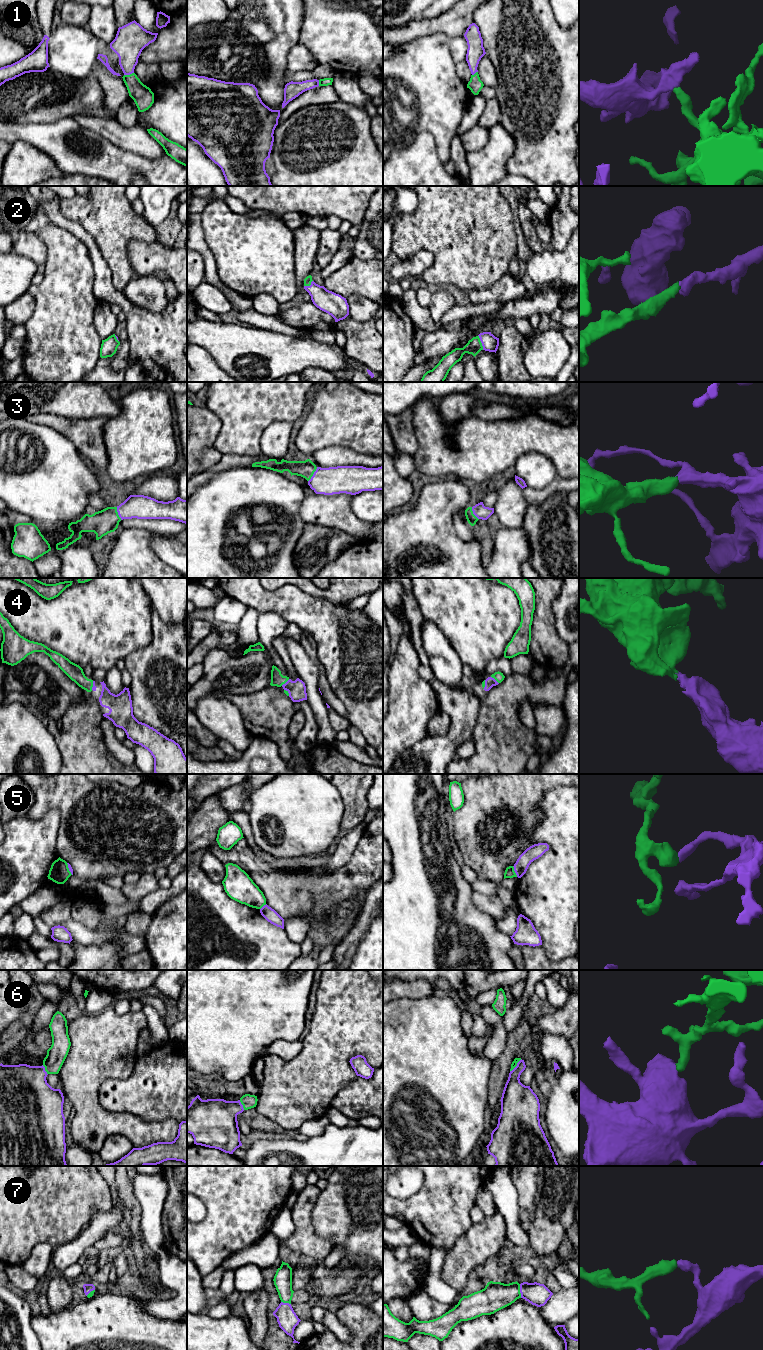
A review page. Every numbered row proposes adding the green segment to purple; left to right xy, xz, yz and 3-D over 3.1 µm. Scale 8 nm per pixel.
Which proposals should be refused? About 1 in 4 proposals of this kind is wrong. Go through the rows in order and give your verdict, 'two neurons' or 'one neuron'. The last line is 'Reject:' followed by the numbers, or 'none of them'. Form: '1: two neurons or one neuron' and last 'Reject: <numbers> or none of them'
1: one neuron
2: one neuron
3: one neuron
4: one neuron
5: two neurons
6: one neuron
7: one neuron
Reject: 5

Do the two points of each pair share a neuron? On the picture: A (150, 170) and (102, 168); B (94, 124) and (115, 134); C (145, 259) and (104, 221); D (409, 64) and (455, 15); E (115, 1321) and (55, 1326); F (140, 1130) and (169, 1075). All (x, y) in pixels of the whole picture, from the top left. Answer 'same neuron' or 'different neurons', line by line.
A: same neuron
B: same neuron
C: different neurons
D: different neurons
E: same neuron
F: different neurons

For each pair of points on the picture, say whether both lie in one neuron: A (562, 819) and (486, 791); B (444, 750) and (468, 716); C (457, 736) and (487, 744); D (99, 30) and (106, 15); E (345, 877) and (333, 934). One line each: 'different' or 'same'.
A: different
B: same
C: different
D: same
E: same

